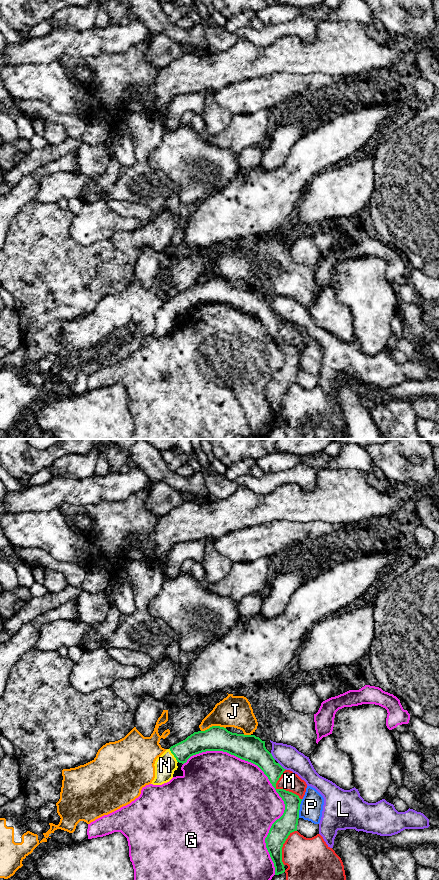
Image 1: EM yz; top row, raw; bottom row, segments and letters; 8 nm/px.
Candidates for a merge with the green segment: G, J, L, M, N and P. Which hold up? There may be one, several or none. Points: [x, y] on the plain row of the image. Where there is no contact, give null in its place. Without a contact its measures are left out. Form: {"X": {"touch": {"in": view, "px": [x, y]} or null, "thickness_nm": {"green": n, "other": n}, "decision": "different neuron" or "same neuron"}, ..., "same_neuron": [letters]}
{"G": {"touch": {"in": "yz", "px": [273, 338]}, "thickness_nm": {"green": 150, "other": 500}, "decision": "different neuron"}, "J": {"touch": {"in": "yz", "px": [213, 278]}, "thickness_nm": {"green": 200, "other": 260}, "decision": "different neuron"}, "L": {"touch": {"in": "yz", "px": [281, 318]}, "thickness_nm": {"green": 190, "other": 180}, "decision": "different neuron"}, "M": {"touch": {"in": "yz", "px": [280, 341]}, "thickness_nm": {"green": 140, "other": 160}, "decision": "different neuron"}, "N": {"touch": {"in": "yz", "px": [173, 306]}, "thickness_nm": {"green": 170, "other": 170}, "decision": "same neuron"}, "P": {"touch": {"in": "yz", "px": [299, 360]}, "thickness_nm": {"green": 160, "other": 190}, "decision": "different neuron"}, "same_neuron": ["N"]}

